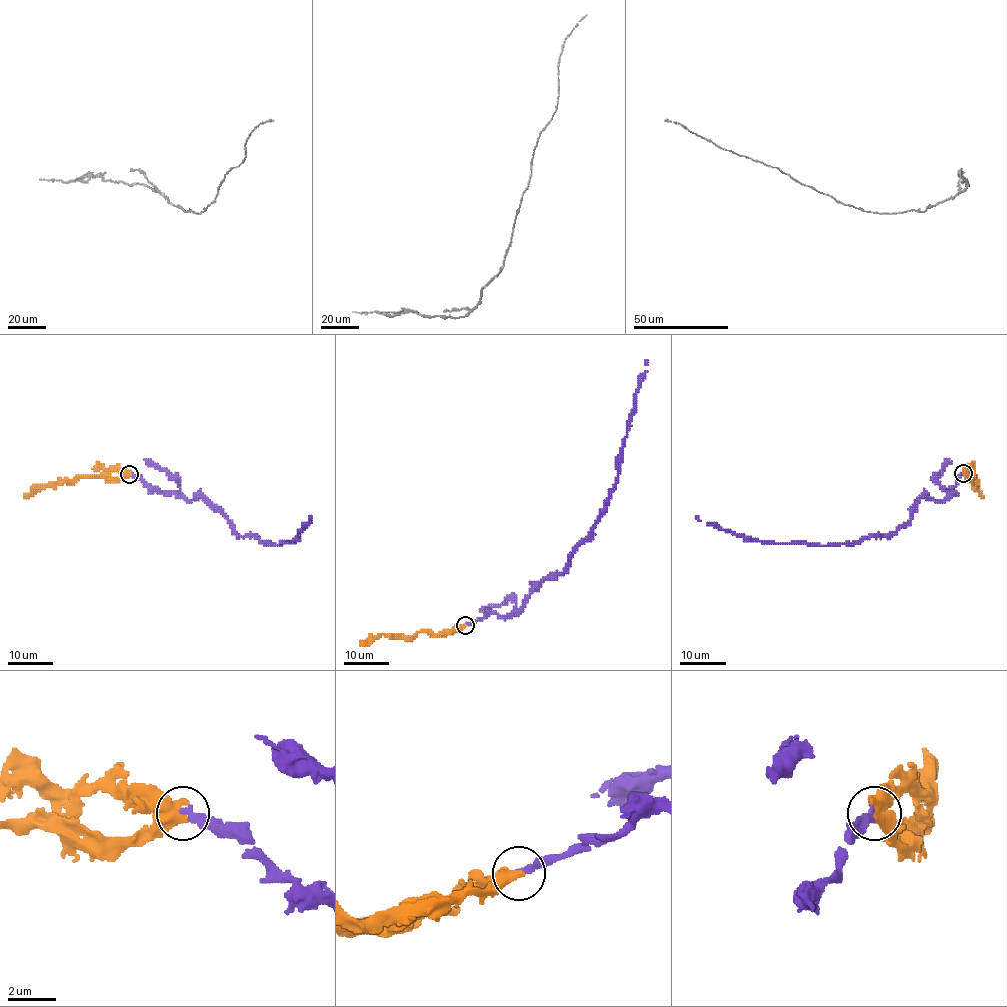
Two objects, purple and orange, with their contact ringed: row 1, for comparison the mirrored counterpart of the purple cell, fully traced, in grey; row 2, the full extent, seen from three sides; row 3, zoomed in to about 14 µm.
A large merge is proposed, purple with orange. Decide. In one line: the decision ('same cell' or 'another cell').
another cell

